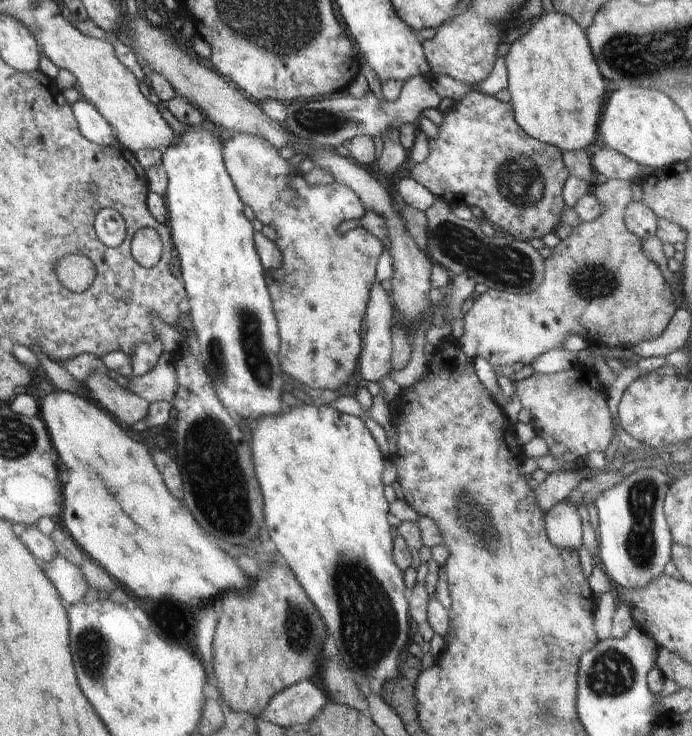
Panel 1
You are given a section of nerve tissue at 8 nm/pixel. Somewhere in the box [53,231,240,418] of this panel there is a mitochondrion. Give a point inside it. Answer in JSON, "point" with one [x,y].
{"point":[216,352]}

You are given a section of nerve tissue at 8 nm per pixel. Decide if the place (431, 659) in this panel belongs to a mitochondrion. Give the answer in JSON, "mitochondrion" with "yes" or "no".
{"mitochondrion":"no"}

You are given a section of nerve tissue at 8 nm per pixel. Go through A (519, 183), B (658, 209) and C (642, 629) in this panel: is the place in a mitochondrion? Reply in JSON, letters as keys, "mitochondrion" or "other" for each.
{"A":"mitochondrion","B":"other","C":"other"}

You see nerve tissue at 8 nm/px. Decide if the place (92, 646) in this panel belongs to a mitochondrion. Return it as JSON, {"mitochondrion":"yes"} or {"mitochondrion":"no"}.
{"mitochondrion":"yes"}

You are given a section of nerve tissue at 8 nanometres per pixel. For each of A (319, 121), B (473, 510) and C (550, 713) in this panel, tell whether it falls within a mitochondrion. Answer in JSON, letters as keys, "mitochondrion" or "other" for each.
{"A":"mitochondrion","B":"mitochondrion","C":"mitochondrion"}

